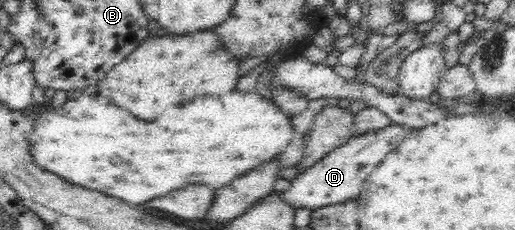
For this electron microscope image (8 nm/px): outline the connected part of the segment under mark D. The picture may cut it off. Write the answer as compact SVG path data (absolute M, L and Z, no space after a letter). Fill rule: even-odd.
M392 123L380 130L368 131L363 135L353 135L347 143L325 155L309 169L305 169L291 181L291 187L284 193L277 193L280 199L287 201L295 210L317 210L321 207L342 205L358 199L368 175L373 168L385 159L385 155L397 147L406 134L411 131L407 127Z

